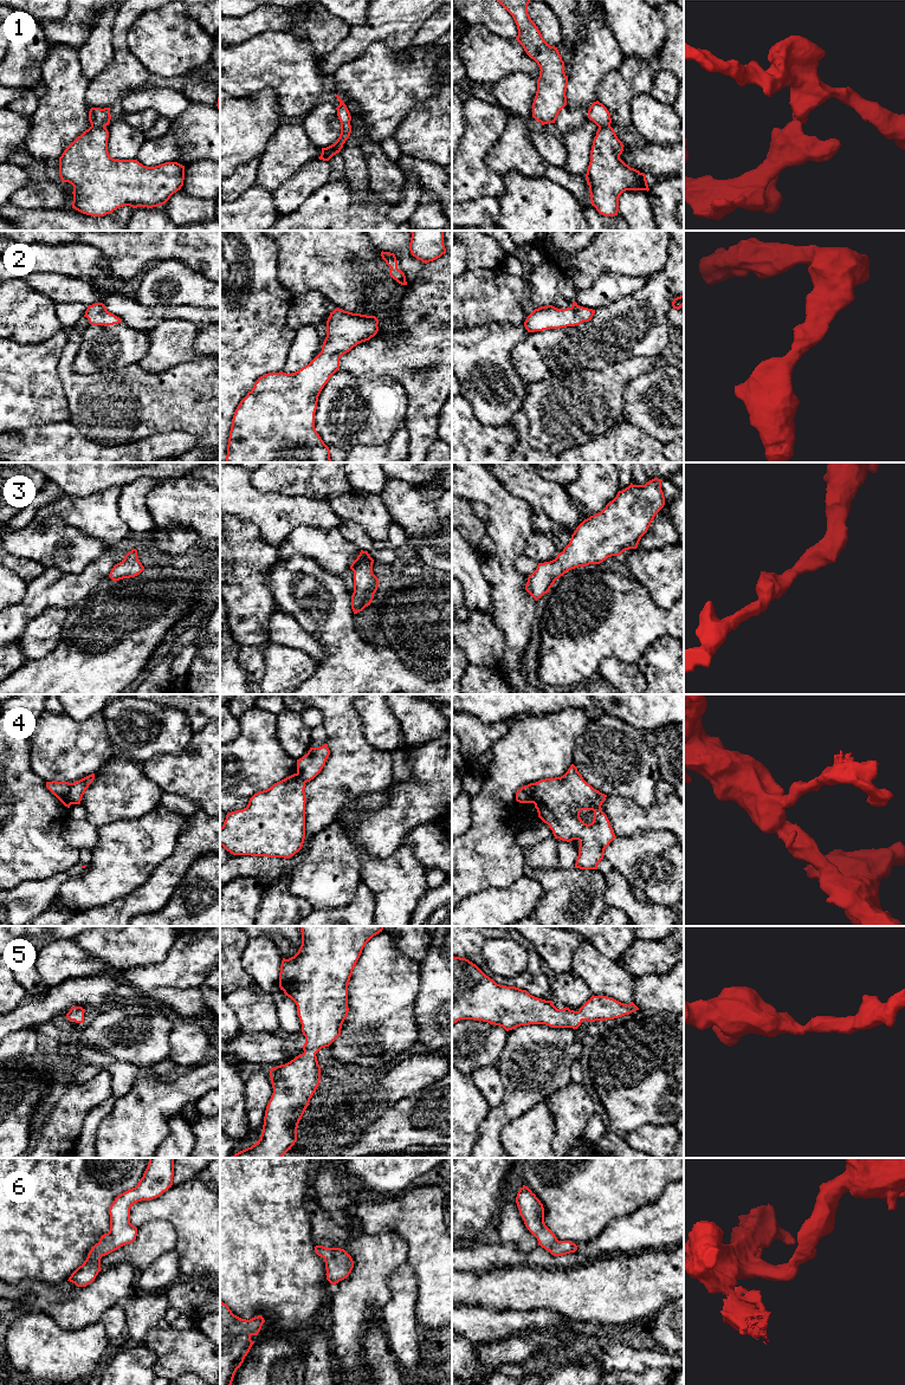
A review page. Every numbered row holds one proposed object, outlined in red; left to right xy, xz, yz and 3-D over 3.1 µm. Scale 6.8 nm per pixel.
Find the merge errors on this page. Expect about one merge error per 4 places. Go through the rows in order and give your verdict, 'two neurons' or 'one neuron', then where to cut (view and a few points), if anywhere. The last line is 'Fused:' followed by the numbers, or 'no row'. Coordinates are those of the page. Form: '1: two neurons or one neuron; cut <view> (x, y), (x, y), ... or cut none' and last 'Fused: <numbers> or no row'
1: two neurons; cut xy (91, 124), (104, 127)
2: one neuron; cut none
3: one neuron; cut none
4: two neurons; cut xy (71, 783), (69, 793), (70, 803)
5: one neuron; cut none
6: one neuron; cut none
Fused: 1, 4

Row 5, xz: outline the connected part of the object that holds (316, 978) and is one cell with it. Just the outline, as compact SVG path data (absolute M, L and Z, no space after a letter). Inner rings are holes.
M300 926L302 945L293 957L289 959L283 958L279 972L279 988L284 991L285 996L290 997L297 1005L302 1033L305 1036L305 1043L302 1047L304 1053L285 1064L270 1069L273 1093L266 1106L260 1139L251 1147L235 1153L232 1158L282 1158L297 1141L299 1120L321 1081L321 1066L318 1064L316 1054L322 1048L329 1047L341 1036L342 1024L349 1011L348 985L353 970L366 944L374 936L382 932L383 927L384 926Z

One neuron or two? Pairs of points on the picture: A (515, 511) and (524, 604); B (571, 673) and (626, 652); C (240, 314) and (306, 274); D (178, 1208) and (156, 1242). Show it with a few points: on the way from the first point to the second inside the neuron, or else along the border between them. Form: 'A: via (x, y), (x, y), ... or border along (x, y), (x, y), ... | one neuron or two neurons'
A: via (506, 535), (506, 581) | one neuron
B: via (584, 659), (595, 648), (612, 648) | one neuron
C: border along (278, 259), (278, 279), (293, 297) | two neurons
D: border along (141, 1223), (165, 1220), (175, 1233), (176, 1248) | two neurons

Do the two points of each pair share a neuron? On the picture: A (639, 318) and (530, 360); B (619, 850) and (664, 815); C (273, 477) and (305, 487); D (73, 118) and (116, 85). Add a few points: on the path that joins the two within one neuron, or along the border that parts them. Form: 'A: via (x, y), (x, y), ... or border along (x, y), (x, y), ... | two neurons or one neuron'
A: via (612, 336), (603, 344), (563, 347), (557, 350) | one neuron
B: border along (671, 830), (638, 830), (628, 836), (619, 836) | two neurons
C: via (282, 477), (295, 477), (297, 479) | one neuron
D: border along (90, 81), (85, 96), (85, 104), (89, 110) | two neurons

